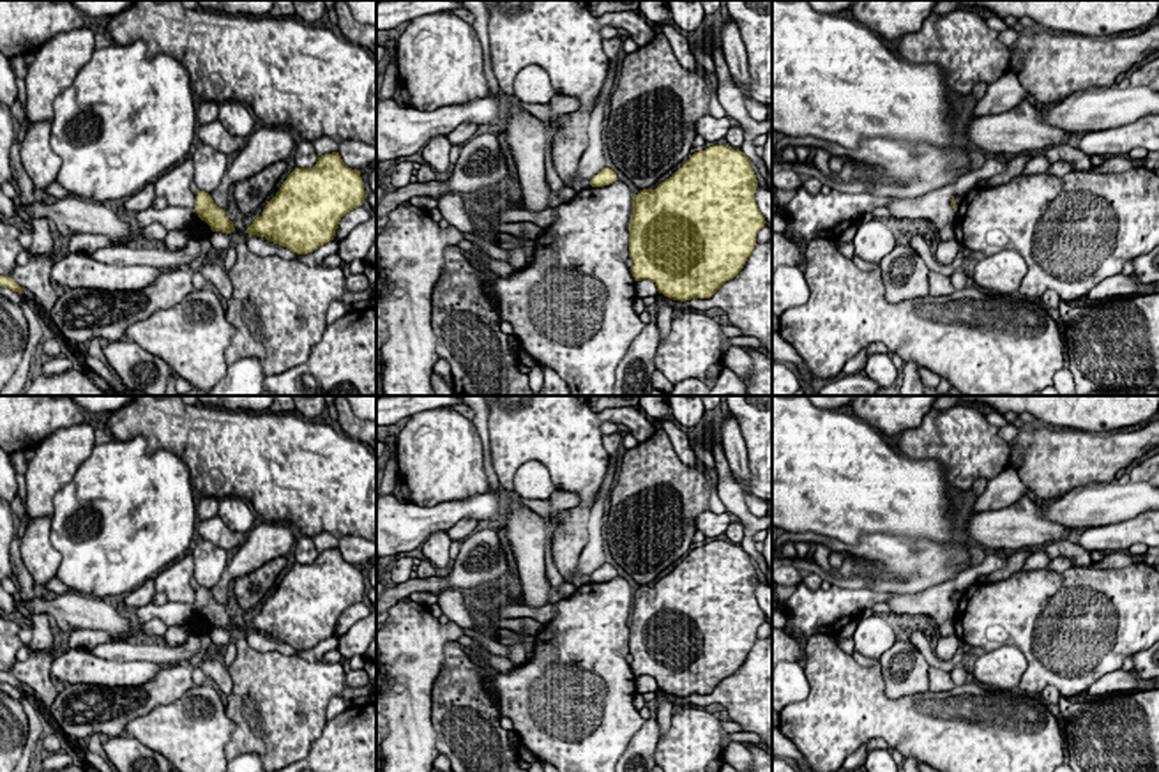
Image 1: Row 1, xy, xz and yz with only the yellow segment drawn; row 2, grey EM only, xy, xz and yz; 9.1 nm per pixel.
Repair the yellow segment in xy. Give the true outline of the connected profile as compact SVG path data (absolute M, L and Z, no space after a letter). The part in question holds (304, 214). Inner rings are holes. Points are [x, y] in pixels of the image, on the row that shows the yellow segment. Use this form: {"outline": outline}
{"outline": "M339 152L325 154L313 168L295 168L246 233L265 237L297 254L307 254L334 240L341 217L362 207L364 198L360 171L348 168Z"}

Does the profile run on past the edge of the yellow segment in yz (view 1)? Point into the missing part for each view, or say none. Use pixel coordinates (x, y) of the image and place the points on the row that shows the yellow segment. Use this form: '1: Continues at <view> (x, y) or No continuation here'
1: No continuation here

